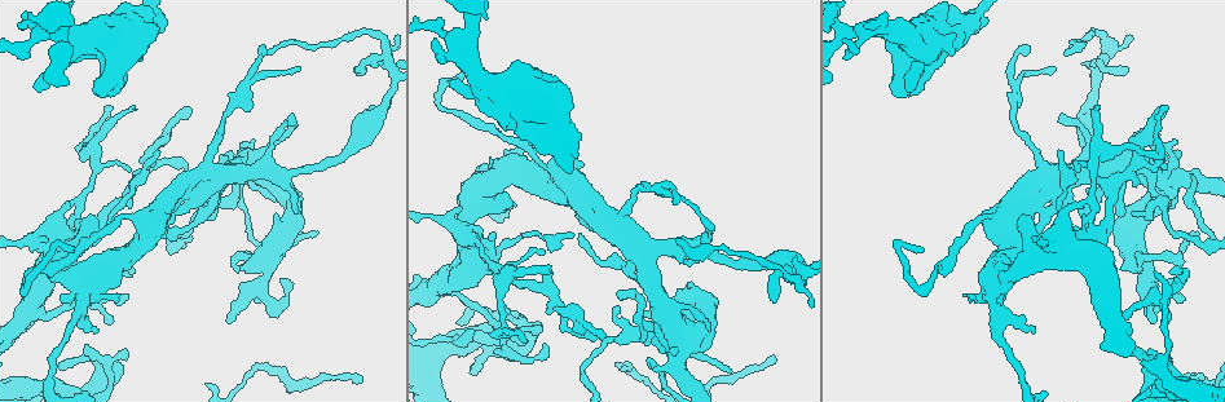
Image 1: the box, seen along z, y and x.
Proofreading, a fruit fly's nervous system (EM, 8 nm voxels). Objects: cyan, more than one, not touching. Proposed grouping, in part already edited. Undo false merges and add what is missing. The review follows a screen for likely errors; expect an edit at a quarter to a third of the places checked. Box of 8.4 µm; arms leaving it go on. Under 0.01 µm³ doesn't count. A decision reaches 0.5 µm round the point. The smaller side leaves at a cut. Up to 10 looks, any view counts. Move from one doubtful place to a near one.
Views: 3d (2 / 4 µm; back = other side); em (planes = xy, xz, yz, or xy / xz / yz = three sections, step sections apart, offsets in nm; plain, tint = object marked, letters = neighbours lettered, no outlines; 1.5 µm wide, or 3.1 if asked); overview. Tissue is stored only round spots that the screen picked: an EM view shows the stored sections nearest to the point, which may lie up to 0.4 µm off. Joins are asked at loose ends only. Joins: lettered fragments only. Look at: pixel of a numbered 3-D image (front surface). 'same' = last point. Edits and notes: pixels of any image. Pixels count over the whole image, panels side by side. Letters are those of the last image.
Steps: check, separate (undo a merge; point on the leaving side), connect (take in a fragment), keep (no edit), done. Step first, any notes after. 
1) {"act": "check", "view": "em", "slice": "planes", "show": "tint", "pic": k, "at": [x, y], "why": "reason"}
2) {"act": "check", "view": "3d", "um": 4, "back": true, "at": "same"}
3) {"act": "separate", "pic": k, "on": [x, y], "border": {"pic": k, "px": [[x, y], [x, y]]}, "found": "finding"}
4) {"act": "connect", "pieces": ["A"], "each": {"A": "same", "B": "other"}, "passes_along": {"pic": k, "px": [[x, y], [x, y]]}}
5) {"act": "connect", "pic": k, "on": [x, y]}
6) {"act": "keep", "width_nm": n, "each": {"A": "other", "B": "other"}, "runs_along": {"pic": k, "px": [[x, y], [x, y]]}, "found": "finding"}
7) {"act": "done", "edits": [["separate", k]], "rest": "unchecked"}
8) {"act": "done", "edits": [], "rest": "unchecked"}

{"act": "check", "view": "em", "slice": "xz", "step": 8, "show": "tint", "pic": 1, "at": [893, 92], "why": "stops while still wide"}

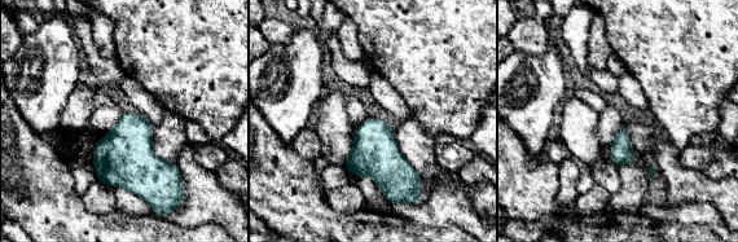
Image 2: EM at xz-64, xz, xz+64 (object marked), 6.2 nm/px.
{"act": "check", "view": "em", "slice": "planes", "show": "letters", "at": "same", "why": "another direction"}

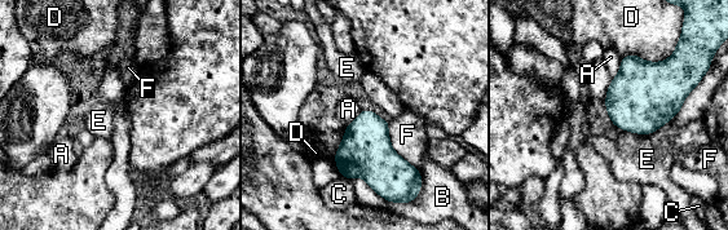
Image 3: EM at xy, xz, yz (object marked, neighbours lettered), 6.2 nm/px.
{"act": "keep", "longest_contact_nm": ["F", 380], "each": {"A": "other", "B": "other", "C": "other", "D": "other", "E": "other", "F": "other"}, "found": "none of them fits"}

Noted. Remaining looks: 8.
{"act": "check", "view": "3d", "um": 2, "pic": 1, "at": [550, 268], "why": "tapers out"}

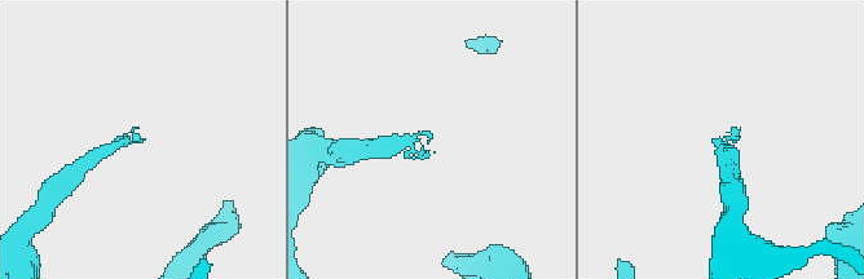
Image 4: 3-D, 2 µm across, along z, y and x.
{"act": "check", "view": "em", "slice": "planes", "show": "letters", "pic": 4, "at": [140, 139]}

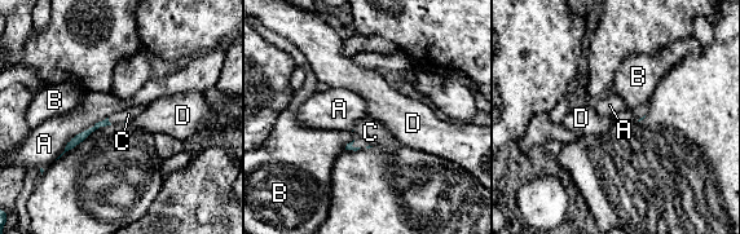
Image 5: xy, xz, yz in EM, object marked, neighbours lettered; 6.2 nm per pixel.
{"act": "connect", "pieces": ["C"], "longest_contact_nm": ["A", 420], "each": {"A": "other", "B": "other", "C": "same", "D": "other"}, "found": "the neuron continues"}

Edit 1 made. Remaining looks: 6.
{"act": "check", "view": "overview"}

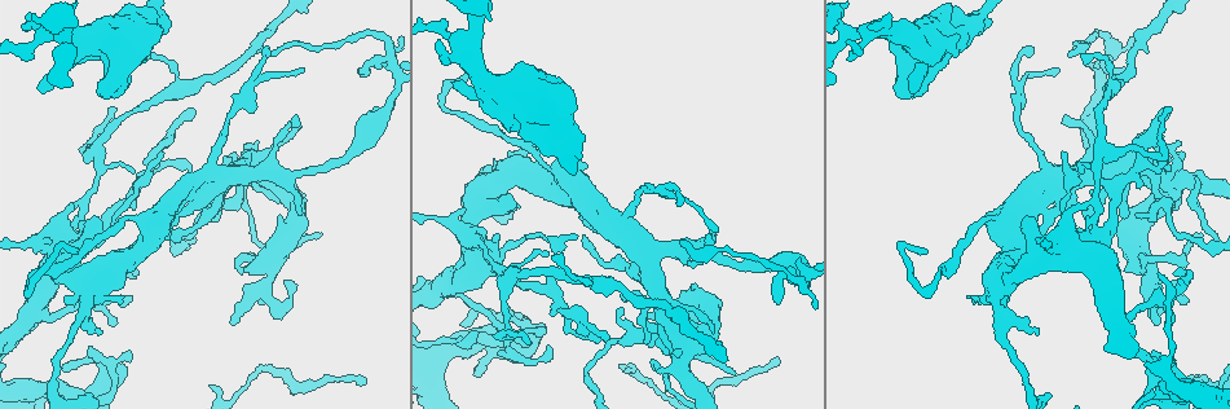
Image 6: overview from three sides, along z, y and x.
{"act": "check", "view": "em", "slice": "planes", "show": "letters", "pic": 6, "at": [997, 315], "why": "sudden change in width"}

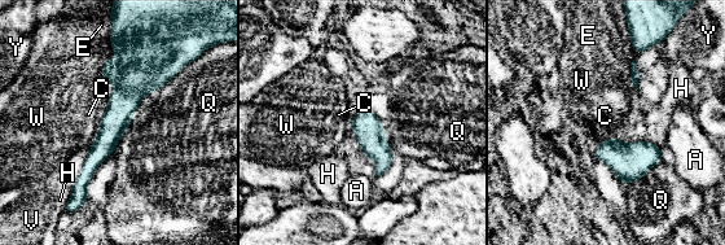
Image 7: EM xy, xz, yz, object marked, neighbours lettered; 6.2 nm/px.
{"act": "keep", "longest_contact_nm": ["Q", 280], "each": {"A": "other", "C": "other", "E": "other", "H": "other", "Q": "other", "V": "other", "W": "other", "Y": "other"}, "border": {"pic": 7, "px": [[100, 119], [97, 134], [91, 145]]}, "found": "one neuron here"}

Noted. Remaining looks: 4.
{"act": "check", "view": "3d", "um": 4, "back": true, "pic": 6, "at": [479, 336], "why": "tapers out"}

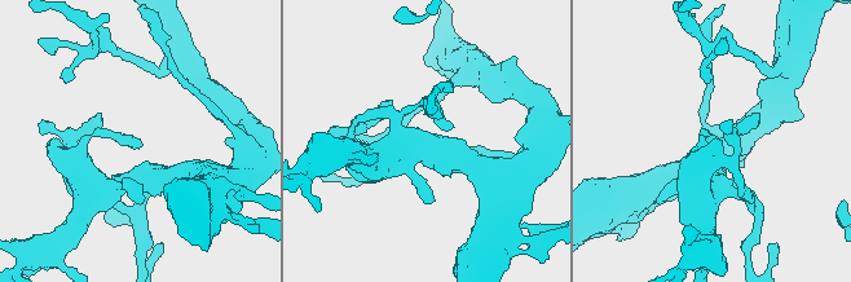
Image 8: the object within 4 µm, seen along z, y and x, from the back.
{"act": "check", "view": "em", "slice": "planes", "show": "letters", "pic": 8, "at": [142, 145]}

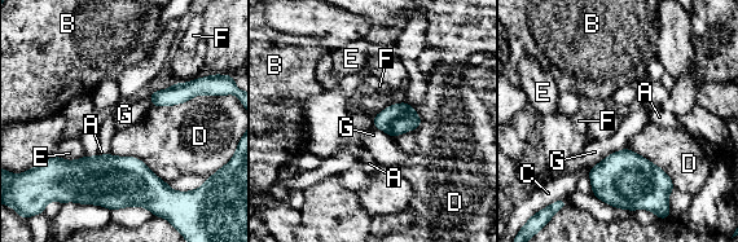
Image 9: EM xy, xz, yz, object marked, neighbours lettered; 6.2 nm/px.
{"act": "keep", "width_nm": 190, "longest_contact_nm": ["D", 400], "each": {"A": "other", "B": "other", "C": "other", "D": "other", "E": "other", "F": "other", "G": "other"}, "found": "no lettered fragment goes on from it"}

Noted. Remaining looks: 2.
{"act": "done", "edits": [["connect", 5]], "rest": "unchecked"}

